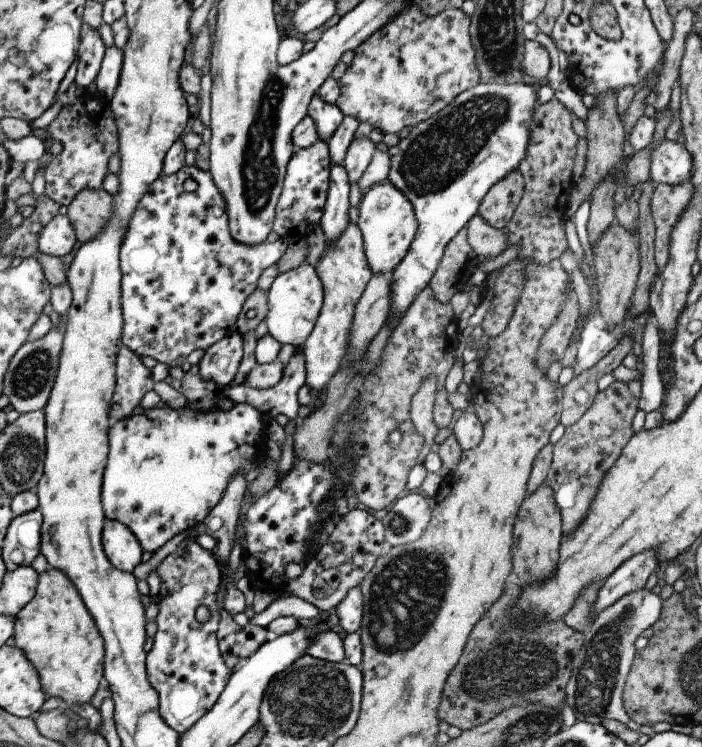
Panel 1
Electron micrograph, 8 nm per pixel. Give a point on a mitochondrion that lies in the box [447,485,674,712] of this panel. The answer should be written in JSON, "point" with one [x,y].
{"point":[491,675]}

